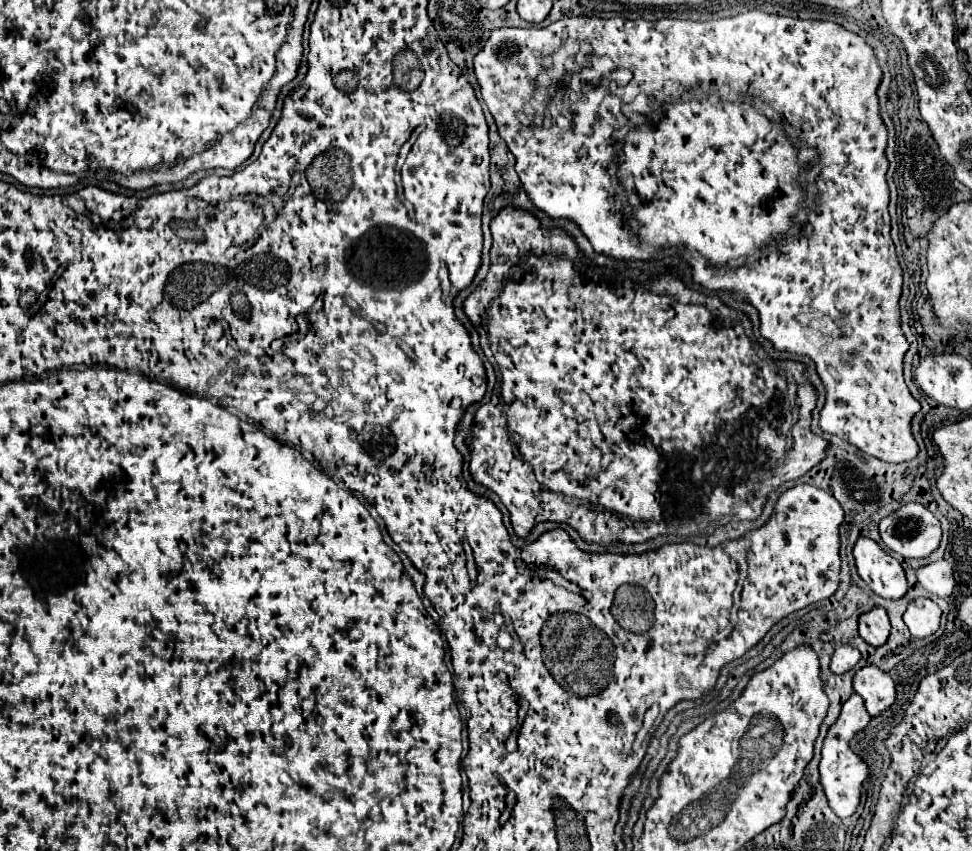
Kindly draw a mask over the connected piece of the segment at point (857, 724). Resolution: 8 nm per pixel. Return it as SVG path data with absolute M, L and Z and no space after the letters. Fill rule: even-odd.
M852 694L848 702L842 706L842 712L836 720L836 724L828 730L822 746L822 760L820 760L820 782L824 786L824 792L828 796L830 808L836 810L840 818L850 818L856 812L856 806L860 802L862 794L862 782L868 776L868 764L850 748L850 740L862 732L872 716L868 716L864 700L858 694Z

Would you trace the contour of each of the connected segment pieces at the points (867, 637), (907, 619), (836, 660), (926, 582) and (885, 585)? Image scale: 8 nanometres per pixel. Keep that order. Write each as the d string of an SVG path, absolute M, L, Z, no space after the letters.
M876 606L870 612L864 612L858 620L858 634L870 646L882 646L890 634L890 622L884 608Z
M914 598L904 612L904 624L912 636L926 638L938 630L940 614L940 606L930 598Z
M838 646L834 656L832 656L832 664L830 664L830 670L834 674L844 674L848 670L852 670L860 660L860 652L852 646Z
M938 560L938 562L930 562L926 566L920 566L916 570L916 578L928 592L942 596L942 598L948 598L956 586L952 566L946 560Z
M860 536L854 544L854 560L860 578L882 598L902 598L908 582L900 562L874 540Z

